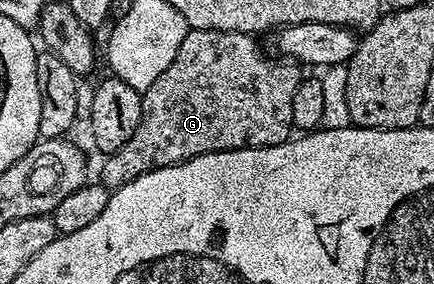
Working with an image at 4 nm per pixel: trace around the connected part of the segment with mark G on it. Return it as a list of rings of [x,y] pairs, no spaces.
[[[188,28],[185,39],[181,39],[181,48],[177,50],[177,59],[153,83],[153,87],[142,90],[143,110],[141,111],[141,123],[137,123],[137,131],[133,131],[133,139],[125,143],[115,153],[106,154],[102,158],[103,170],[100,171],[98,180],[114,191],[125,183],[137,179],[154,169],[178,165],[180,161],[192,161],[194,157],[200,157],[206,153],[224,153],[230,149],[264,149],[266,145],[280,145],[293,137],[293,91],[297,91],[301,80],[300,66],[290,59],[280,59],[278,56],[266,57],[263,49],[258,45],[256,38],[250,33],[234,33],[233,31],[217,31],[216,29],[192,29]]]

